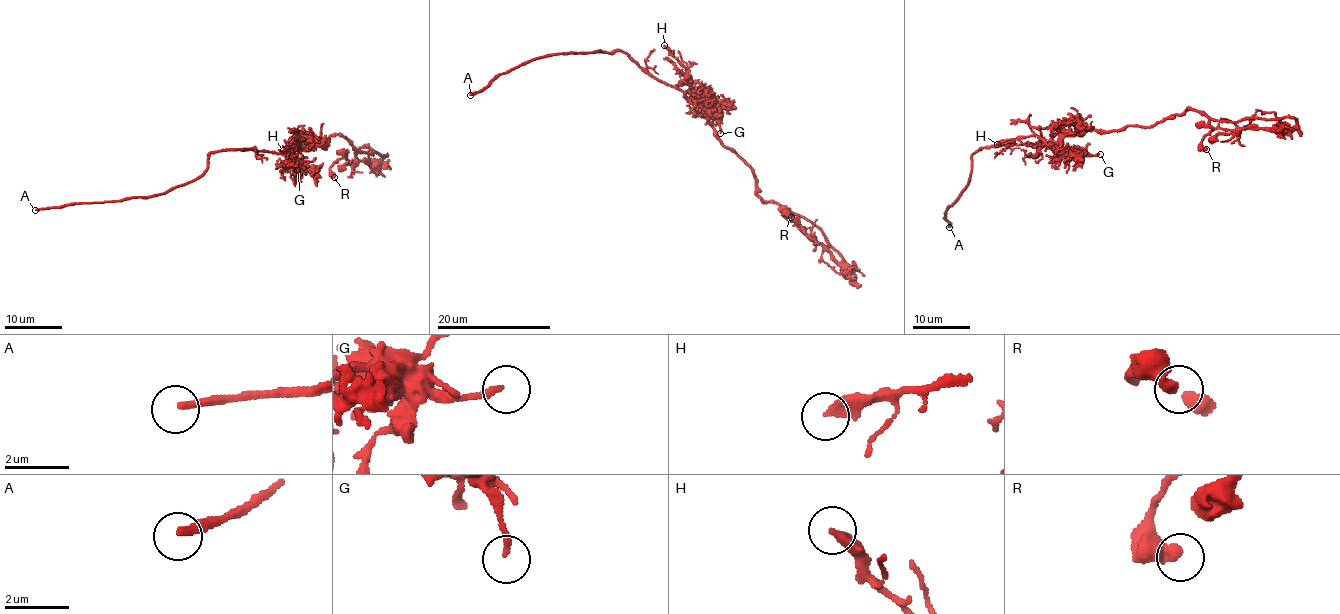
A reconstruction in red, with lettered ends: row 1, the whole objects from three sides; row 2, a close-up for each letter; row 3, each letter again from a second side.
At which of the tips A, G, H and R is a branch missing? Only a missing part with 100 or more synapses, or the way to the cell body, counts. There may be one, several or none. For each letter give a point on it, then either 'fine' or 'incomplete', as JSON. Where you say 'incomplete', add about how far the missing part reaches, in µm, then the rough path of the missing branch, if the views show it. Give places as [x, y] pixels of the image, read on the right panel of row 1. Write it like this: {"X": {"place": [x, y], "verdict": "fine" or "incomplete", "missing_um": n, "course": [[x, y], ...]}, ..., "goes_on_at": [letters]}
{"A": {"place": [949, 227], "verdict": "incomplete", "missing_um": 25, "course": [[949, 227], [954, 241], [946, 246], [943, 258], [936, 262], [943, 269], [941, 272]]}, "G": {"place": [1100, 154], "verdict": "fine"}, "H": {"place": [997, 144], "verdict": "fine"}, "R": {"place": [1206, 149], "verdict": "fine"}, "goes_on_at": ["A"]}

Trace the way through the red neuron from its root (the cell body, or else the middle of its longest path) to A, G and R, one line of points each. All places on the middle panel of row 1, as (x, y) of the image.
A: (706, 119), (683, 90), (652, 78), (622, 51), (598, 49), (536, 57), (495, 75), (485, 87), (470, 95)
G: (706, 119), (707, 114), (697, 101), (708, 101), (710, 114), (718, 124), (720, 133)
R: (706, 119), (752, 170), (763, 202), (811, 221), (827, 243), (822, 259), (841, 272), (782, 214), (791, 217)

